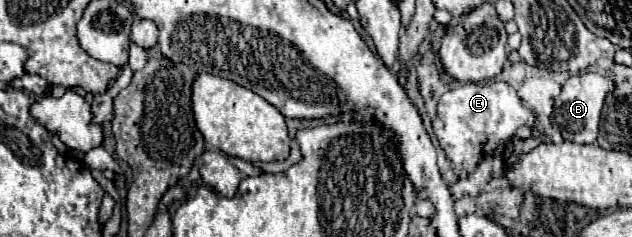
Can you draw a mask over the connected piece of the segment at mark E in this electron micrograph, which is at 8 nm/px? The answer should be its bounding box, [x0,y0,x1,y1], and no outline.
[433,81,535,175]

